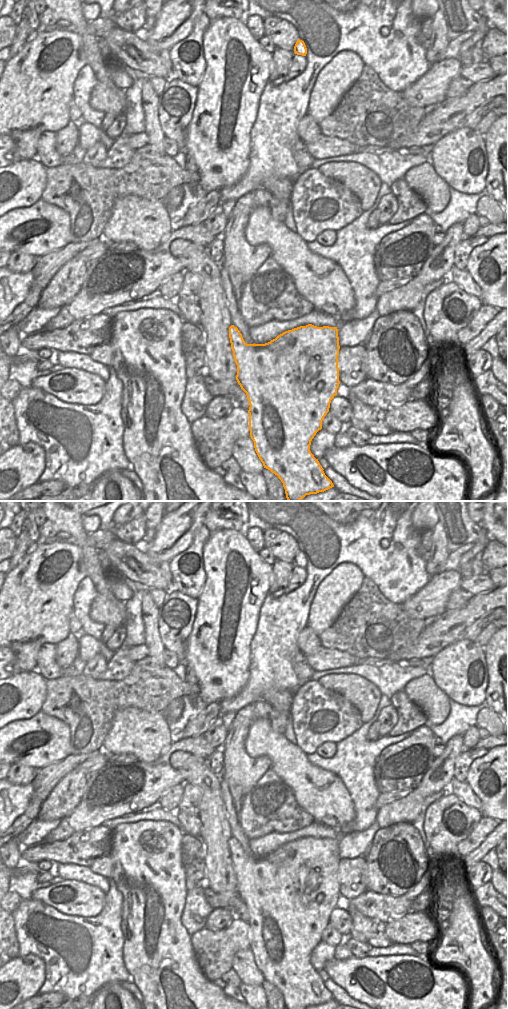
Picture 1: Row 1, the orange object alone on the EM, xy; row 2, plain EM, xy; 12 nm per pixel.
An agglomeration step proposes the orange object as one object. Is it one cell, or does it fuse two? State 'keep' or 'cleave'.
keep

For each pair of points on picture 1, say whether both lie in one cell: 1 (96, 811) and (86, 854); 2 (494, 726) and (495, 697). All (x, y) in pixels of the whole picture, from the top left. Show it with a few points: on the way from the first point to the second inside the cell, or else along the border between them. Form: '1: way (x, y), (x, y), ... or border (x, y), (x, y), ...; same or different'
1: border (102, 824), (83, 829), (70, 836); different
2: border (486, 707), (497, 715); different

